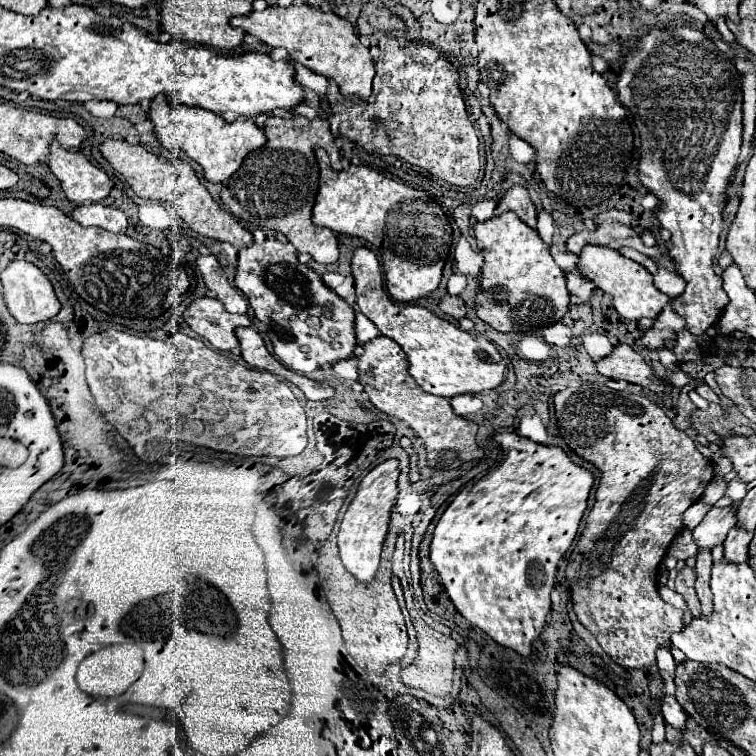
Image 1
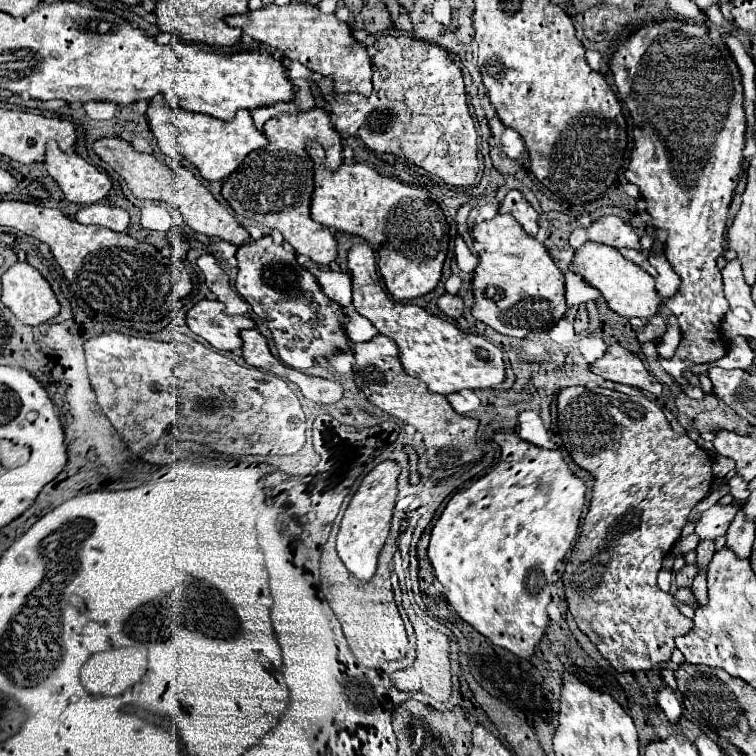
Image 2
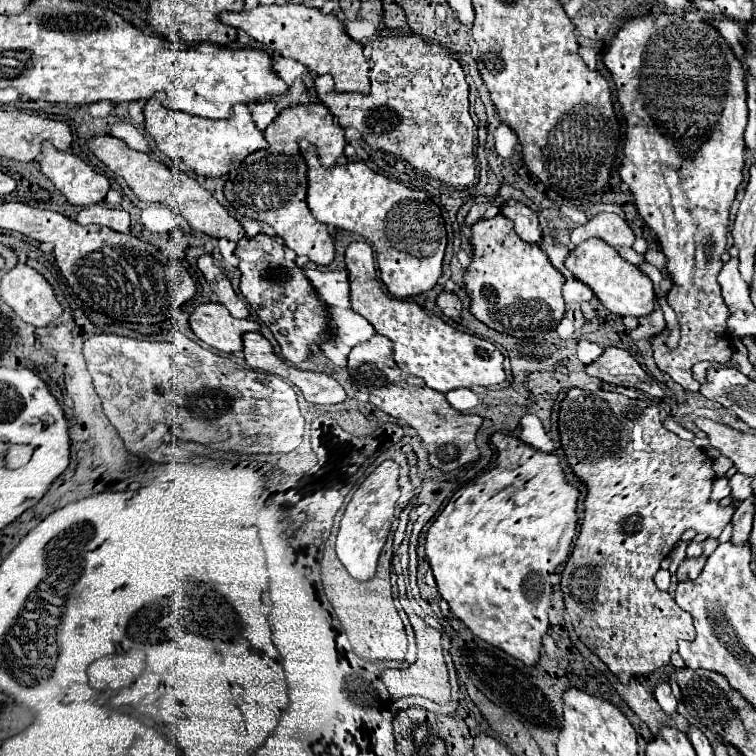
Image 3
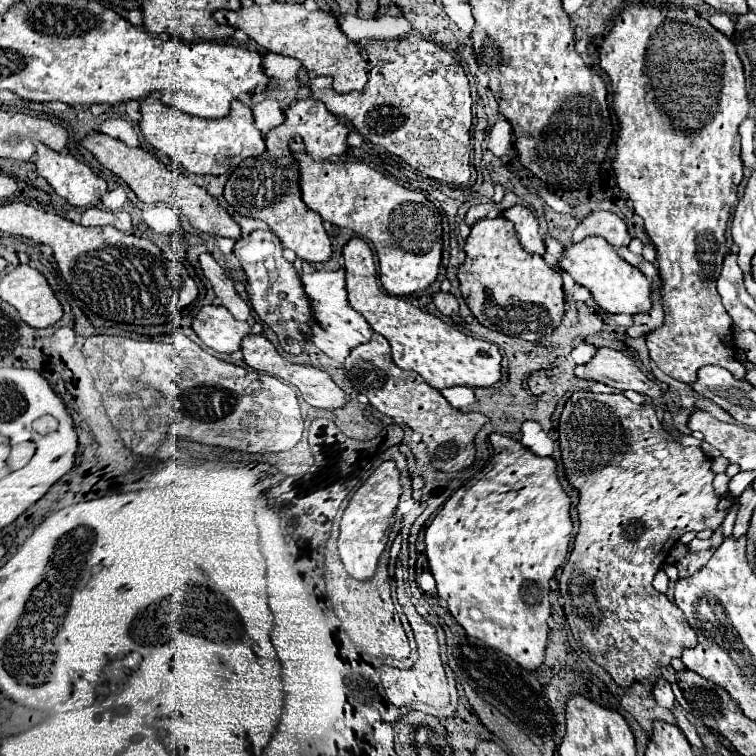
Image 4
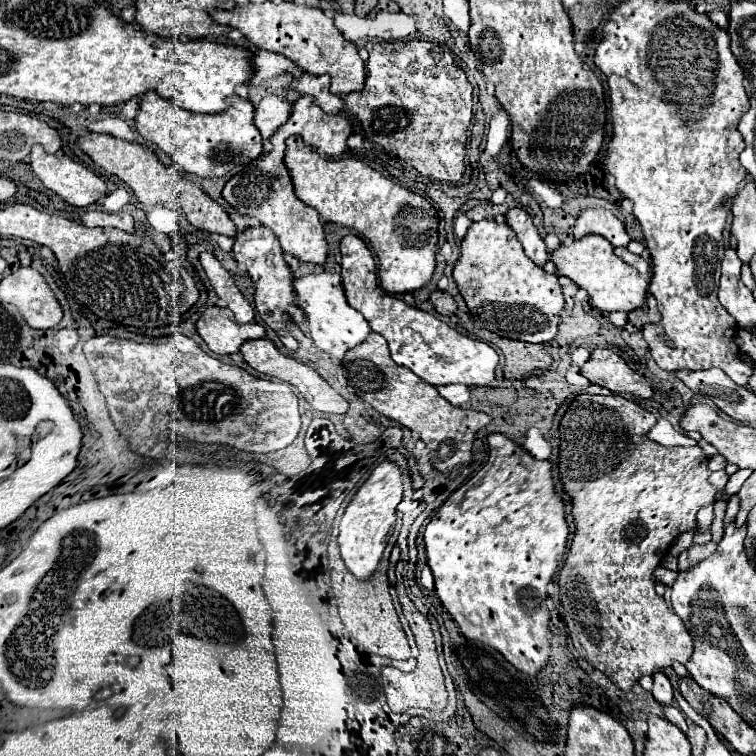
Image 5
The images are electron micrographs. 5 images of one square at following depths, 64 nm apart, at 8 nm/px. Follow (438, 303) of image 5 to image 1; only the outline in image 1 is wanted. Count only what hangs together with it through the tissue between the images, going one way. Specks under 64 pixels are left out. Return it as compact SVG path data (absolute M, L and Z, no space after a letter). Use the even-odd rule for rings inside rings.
M446 294L442 300L440 300L440 310L452 318L464 318L466 316L466 306L464 306L464 300L458 298L458 296L450 296Z

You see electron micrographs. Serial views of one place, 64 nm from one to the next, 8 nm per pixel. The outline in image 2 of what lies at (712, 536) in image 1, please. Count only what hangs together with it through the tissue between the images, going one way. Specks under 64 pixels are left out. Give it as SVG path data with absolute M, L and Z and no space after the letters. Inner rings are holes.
M715 504L700 516L695 534L700 540L712 540L712 542L718 540L720 536L726 534L737 511L738 509L733 504L725 506Z

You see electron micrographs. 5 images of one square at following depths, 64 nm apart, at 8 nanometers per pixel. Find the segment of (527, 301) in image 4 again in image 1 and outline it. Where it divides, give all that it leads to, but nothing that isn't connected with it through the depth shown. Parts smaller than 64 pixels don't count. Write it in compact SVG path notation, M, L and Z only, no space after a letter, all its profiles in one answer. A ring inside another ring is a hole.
M504 212L474 224L474 236L484 252L482 280L476 294L476 312L484 322L500 332L534 332L562 320L570 306L566 276L554 262L550 246L534 228L524 224L514 212Z

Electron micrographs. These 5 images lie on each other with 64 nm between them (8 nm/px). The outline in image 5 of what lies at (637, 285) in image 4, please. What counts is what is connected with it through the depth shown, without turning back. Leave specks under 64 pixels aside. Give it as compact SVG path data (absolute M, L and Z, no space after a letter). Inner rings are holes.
M588 234L580 240L574 240L572 244L562 244L556 252L550 254L552 262L556 264L558 272L562 276L568 276L574 280L580 288L584 288L590 296L590 302L594 308L604 310L604 312L632 312L638 310L646 304L646 292L648 292L648 282L624 260L620 260L614 254L612 244L598 234Z

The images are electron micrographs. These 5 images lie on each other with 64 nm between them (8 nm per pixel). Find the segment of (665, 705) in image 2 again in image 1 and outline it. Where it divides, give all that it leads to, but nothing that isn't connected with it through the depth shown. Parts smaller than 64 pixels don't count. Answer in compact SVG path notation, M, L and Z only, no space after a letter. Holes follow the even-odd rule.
M664 696L664 702L662 702L662 708L660 708L666 724L670 724L672 728L676 730L684 730L686 728L686 712L684 708L676 702L674 696Z

